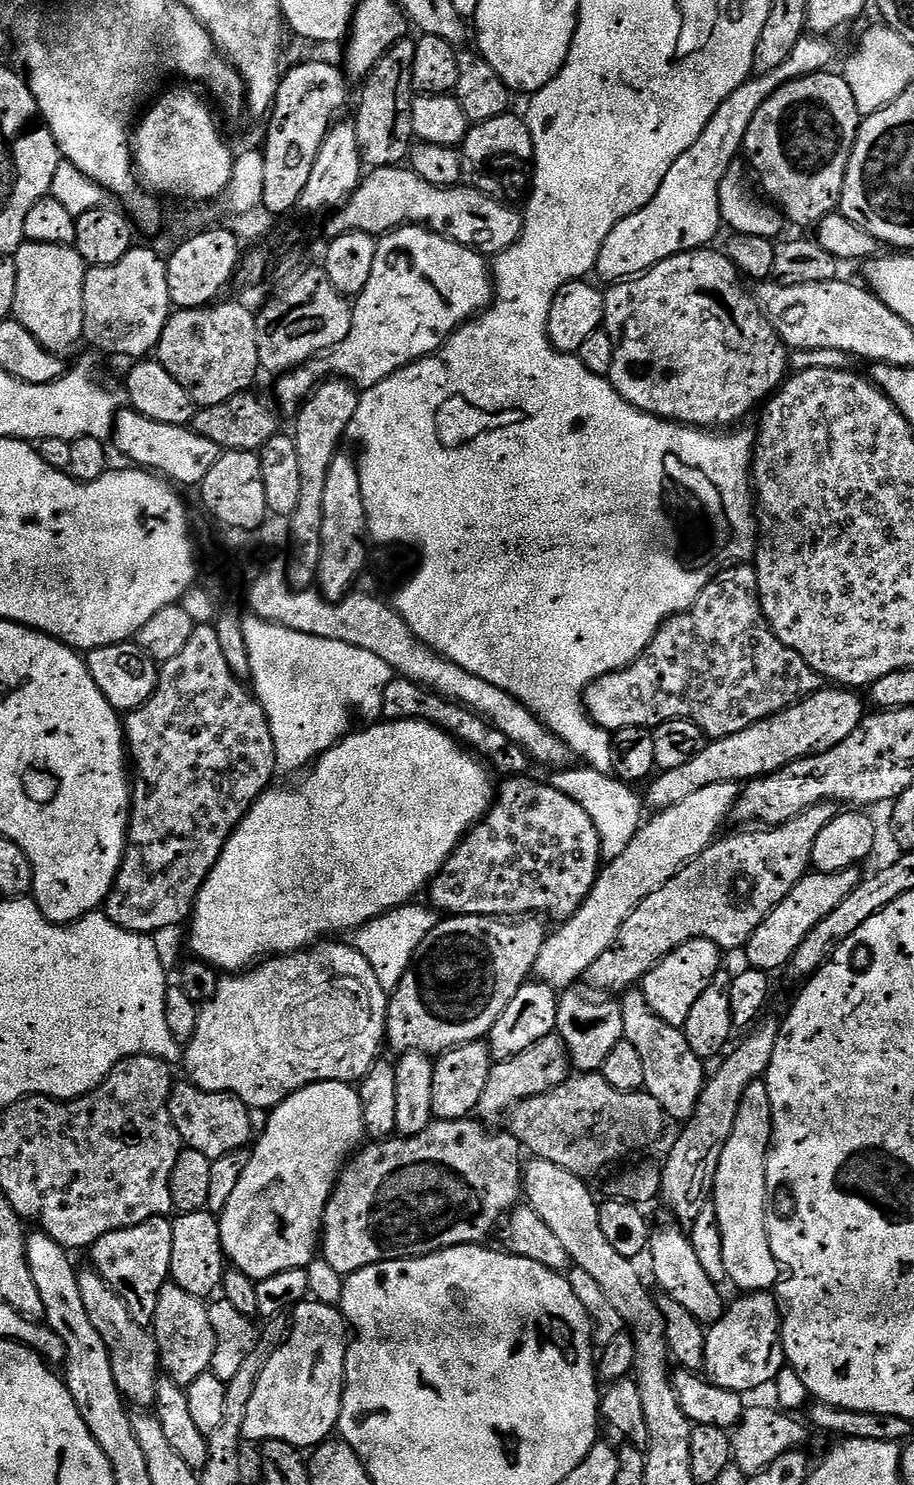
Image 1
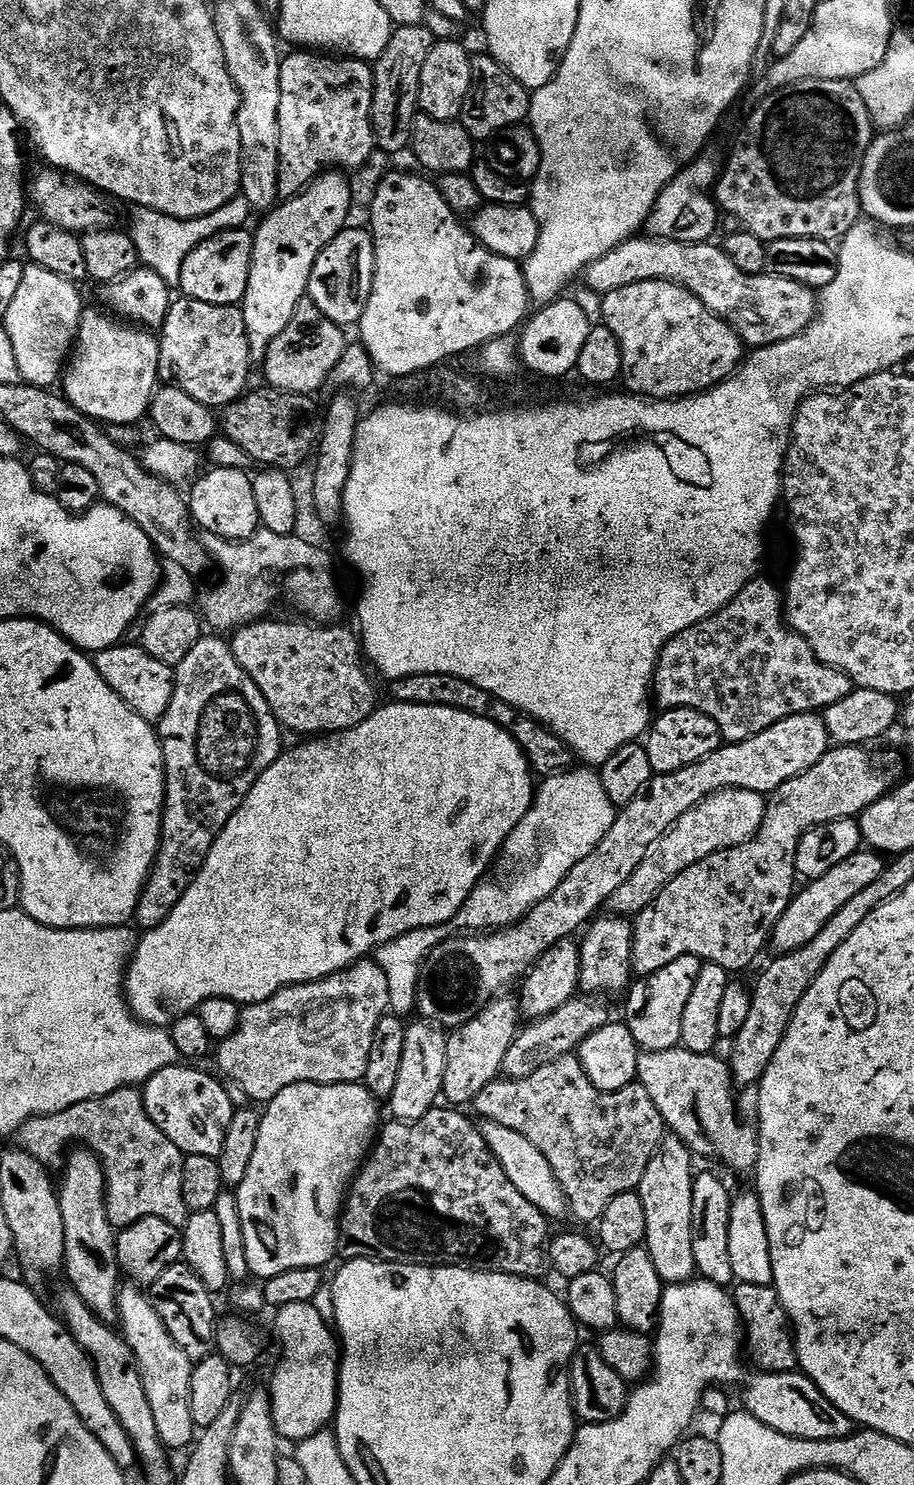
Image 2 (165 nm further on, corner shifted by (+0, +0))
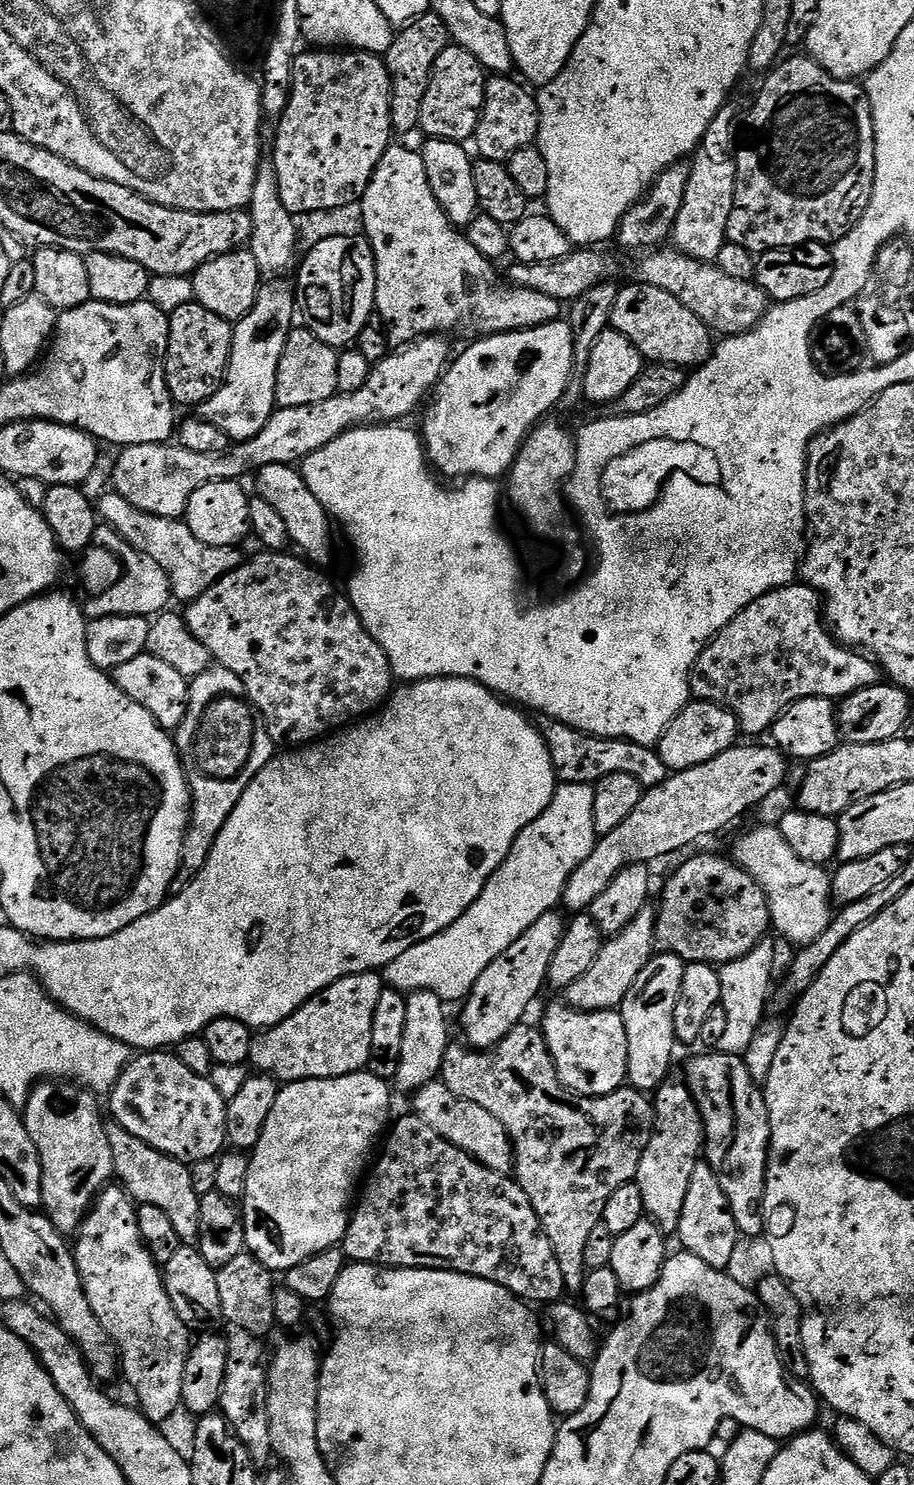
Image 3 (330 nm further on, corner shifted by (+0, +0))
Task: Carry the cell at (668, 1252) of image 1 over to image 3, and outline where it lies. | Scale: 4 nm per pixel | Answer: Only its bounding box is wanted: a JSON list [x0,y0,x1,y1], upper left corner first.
[635,1078,704,1234]

